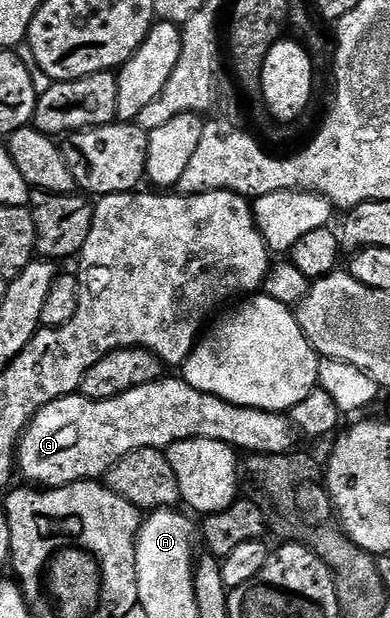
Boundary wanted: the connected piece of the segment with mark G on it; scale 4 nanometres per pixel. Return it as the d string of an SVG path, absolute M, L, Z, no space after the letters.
M163 376L155 382L125 390L115 398L95 400L85 398L81 392L75 392L60 400L52 400L52 404L44 404L44 408L36 412L36 416L26 425L26 430L18 439L16 470L34 488L70 486L73 482L101 479L121 458L128 456L128 452L144 448L165 451L172 444L193 438L223 442L233 446L235 451L246 450L247 455L289 454L295 449L296 431L285 413L237 406L208 392L192 388L192 384L188 384L181 376Z

